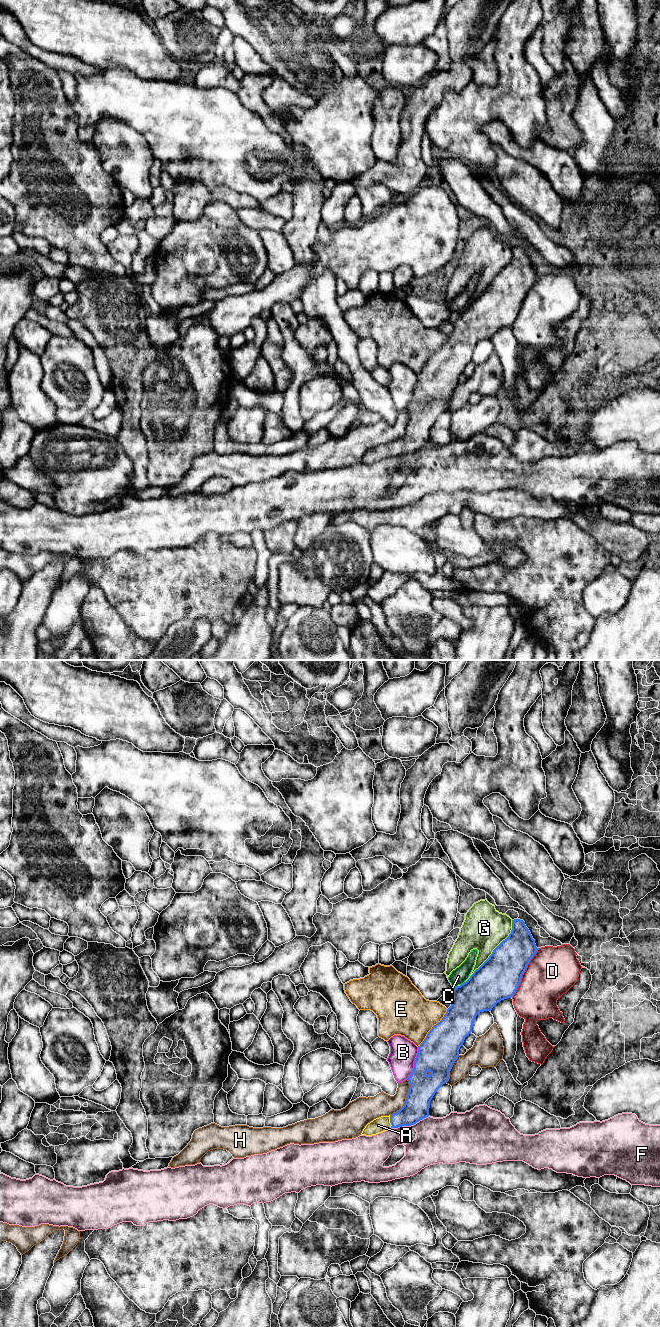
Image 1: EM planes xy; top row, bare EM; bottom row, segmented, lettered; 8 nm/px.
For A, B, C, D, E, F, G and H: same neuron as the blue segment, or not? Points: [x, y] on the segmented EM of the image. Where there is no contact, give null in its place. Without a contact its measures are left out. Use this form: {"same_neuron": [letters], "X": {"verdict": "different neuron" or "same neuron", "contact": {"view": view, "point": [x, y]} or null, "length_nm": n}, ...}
{"same_neuron": ["A"], "A": {"verdict": "same neuron", "contact": {"view": "xy", "point": [390, 1121]}, "length_nm": 110}, "B": {"verdict": "different neuron", "contact": {"view": "xy", "point": [414, 1063]}, "length_nm": 280}, "C": {"verdict": "different neuron", "contact": {"view": "xy", "point": [463, 983]}, "length_nm": 50}, "D": {"verdict": "different neuron", "contact": {"view": "xy", "point": [523, 972]}, "length_nm": 460}, "E": {"verdict": "different neuron", "contact": {"view": "xy", "point": [432, 1027]}, "length_nm": 380}, "F": {"verdict": "different neuron", "contact": {"view": "xy", "point": [409, 1125]}, "length_nm": 320}, "G": {"verdict": "different neuron", "contact": {"view": "xy", "point": [493, 951]}, "length_nm": 650}, "H": {"verdict": "different neuron", "contact": {"view": "xy", "point": [406, 1099]}, "length_nm": 320}}

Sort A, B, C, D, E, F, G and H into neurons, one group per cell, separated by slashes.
A / B / C / D / E / F / G / H

